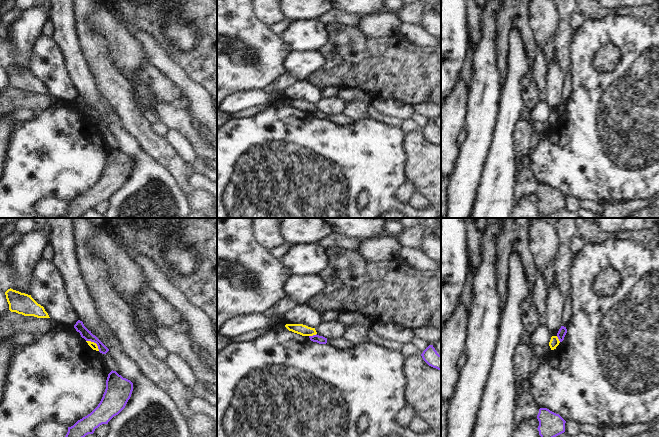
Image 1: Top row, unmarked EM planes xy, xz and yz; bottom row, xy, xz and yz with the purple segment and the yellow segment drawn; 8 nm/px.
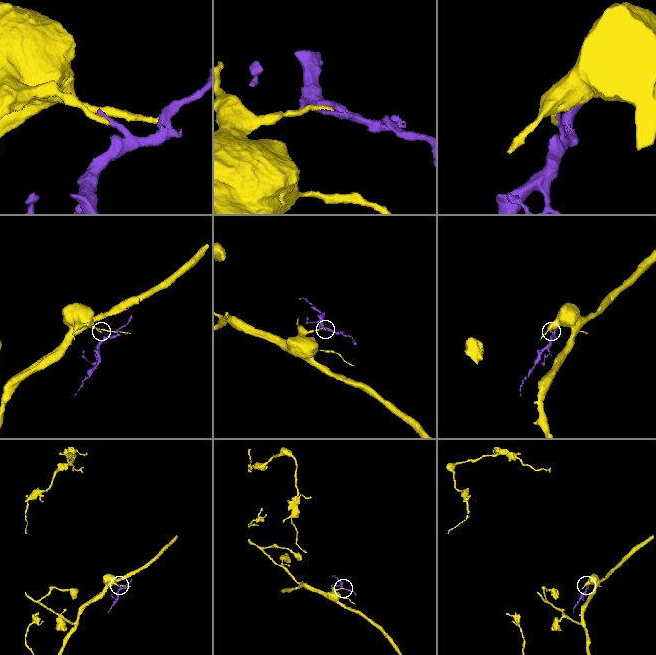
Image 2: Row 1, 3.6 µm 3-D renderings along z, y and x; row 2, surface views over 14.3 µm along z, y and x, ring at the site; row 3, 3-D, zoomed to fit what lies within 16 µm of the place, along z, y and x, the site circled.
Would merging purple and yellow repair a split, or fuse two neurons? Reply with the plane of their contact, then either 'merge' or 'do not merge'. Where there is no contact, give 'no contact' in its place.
contact in xy; do not merge

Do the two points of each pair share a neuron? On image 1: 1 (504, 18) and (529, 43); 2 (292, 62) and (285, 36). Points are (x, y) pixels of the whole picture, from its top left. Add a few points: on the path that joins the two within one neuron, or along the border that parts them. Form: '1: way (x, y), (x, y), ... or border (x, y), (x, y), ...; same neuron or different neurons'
1: way (512, 18), (527, 35); same neuron
2: border (316, 51), (292, 52); different neurons

